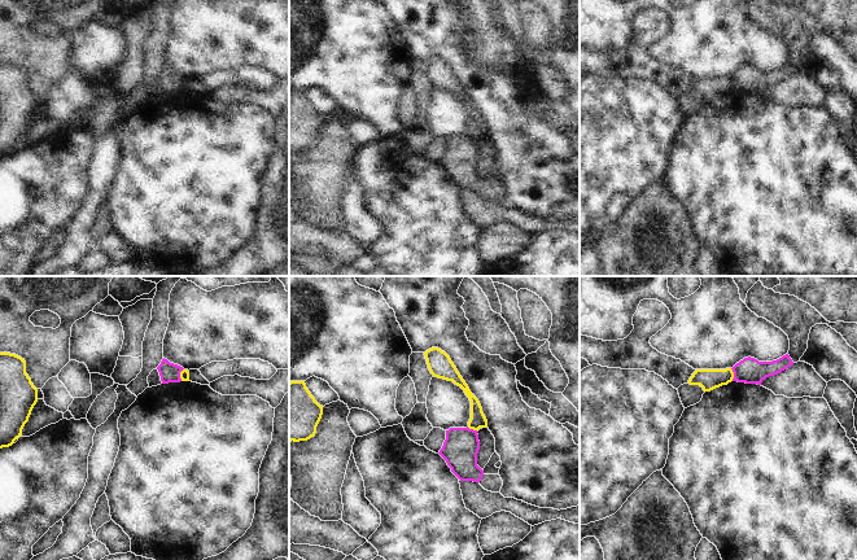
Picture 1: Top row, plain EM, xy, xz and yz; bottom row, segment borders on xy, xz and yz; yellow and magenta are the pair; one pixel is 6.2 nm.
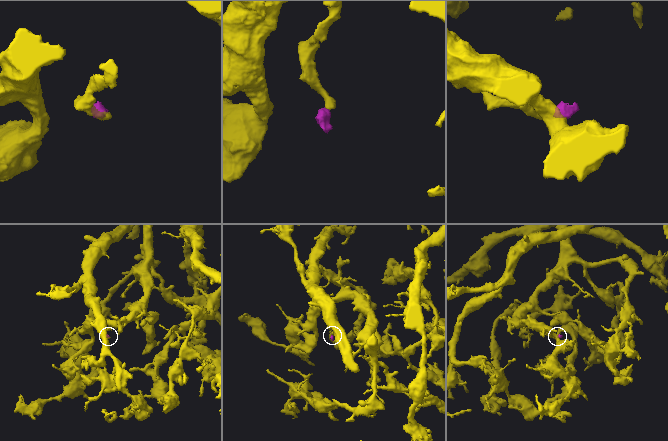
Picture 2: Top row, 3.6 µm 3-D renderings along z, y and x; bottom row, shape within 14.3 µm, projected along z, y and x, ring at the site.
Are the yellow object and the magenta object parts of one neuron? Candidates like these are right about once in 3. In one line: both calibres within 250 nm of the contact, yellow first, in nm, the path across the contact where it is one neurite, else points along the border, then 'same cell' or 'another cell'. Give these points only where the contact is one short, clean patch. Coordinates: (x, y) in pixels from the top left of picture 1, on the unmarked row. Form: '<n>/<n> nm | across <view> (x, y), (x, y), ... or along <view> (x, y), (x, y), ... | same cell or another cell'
130/160 nm | along yz (730, 78), (733, 90) | another cell

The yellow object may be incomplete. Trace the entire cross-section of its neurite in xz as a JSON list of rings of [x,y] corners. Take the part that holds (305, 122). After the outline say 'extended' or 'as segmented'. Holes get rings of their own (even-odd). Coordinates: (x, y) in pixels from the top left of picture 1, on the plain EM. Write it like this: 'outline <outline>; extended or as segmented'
outline [[[305,91],[289,92],[289,152],[307,150],[316,143],[323,124],[320,115]]]; as segmented

